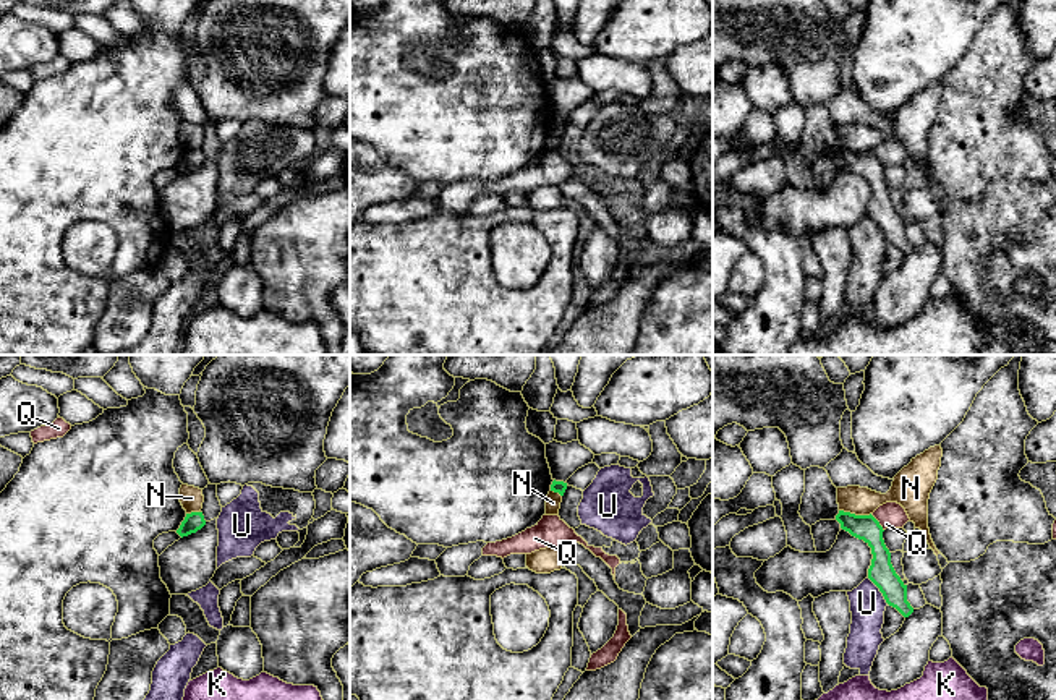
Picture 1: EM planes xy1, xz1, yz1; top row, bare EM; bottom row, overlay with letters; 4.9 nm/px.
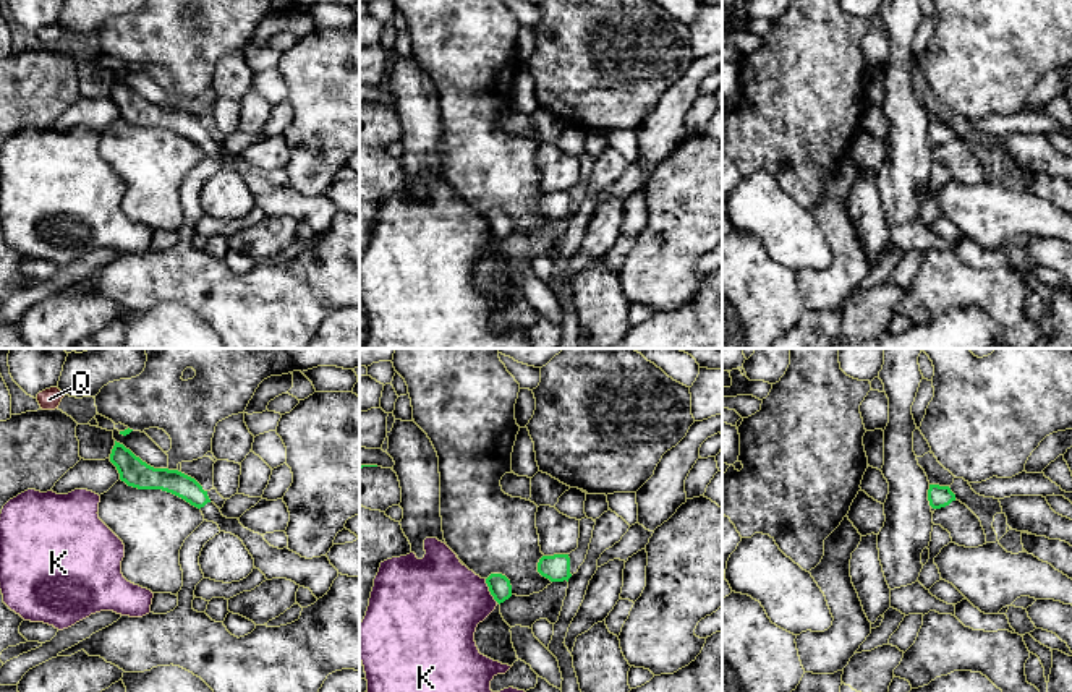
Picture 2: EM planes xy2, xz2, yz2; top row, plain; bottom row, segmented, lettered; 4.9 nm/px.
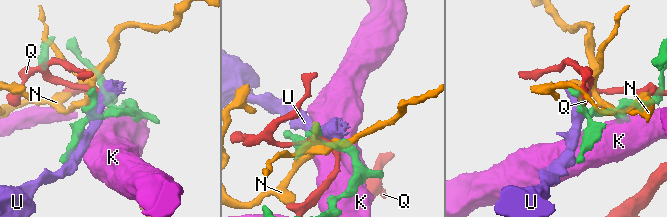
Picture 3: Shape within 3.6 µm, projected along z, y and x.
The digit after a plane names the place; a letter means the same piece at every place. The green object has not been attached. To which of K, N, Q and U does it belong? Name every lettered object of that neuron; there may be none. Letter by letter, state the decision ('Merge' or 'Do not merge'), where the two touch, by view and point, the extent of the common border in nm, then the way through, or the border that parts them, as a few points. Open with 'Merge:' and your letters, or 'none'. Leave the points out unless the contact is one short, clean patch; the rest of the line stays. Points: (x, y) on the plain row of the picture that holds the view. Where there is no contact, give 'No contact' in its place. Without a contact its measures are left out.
Merge: none
K: Do not merge. Touches green at xz2 (489, 227). Shared border 140 nm
N: Do not merge. Touches green at yz1 (854, 151). Shared border 160 nm. Boundary: yz1 (839, 146), (870, 151)
Q: Do not merge. Touches green at yz1 (878, 159). Shared border 110 nm. Boundary: yz1 (870, 151), (883, 167)
U: Do not merge. Touches green at yz1 (880, 227). Shared border 170 nm. Boundary: yz1 (867, 214), (888, 240)

